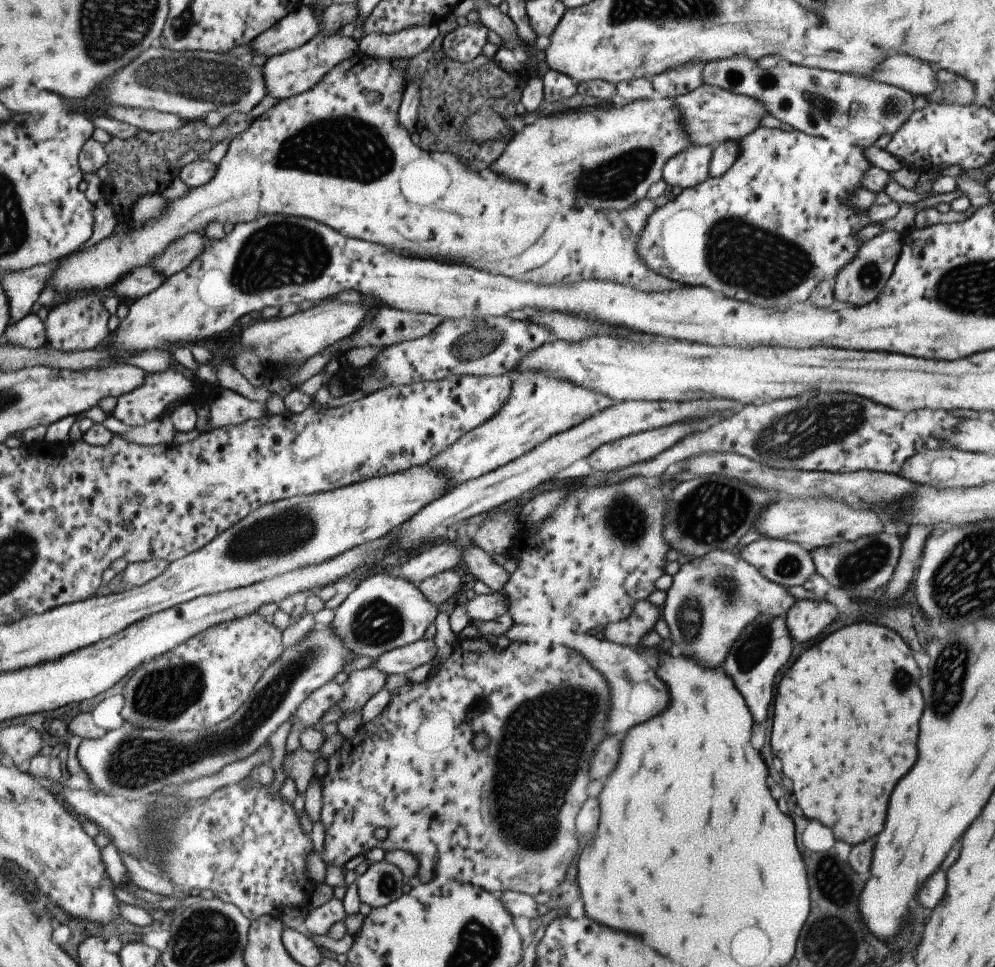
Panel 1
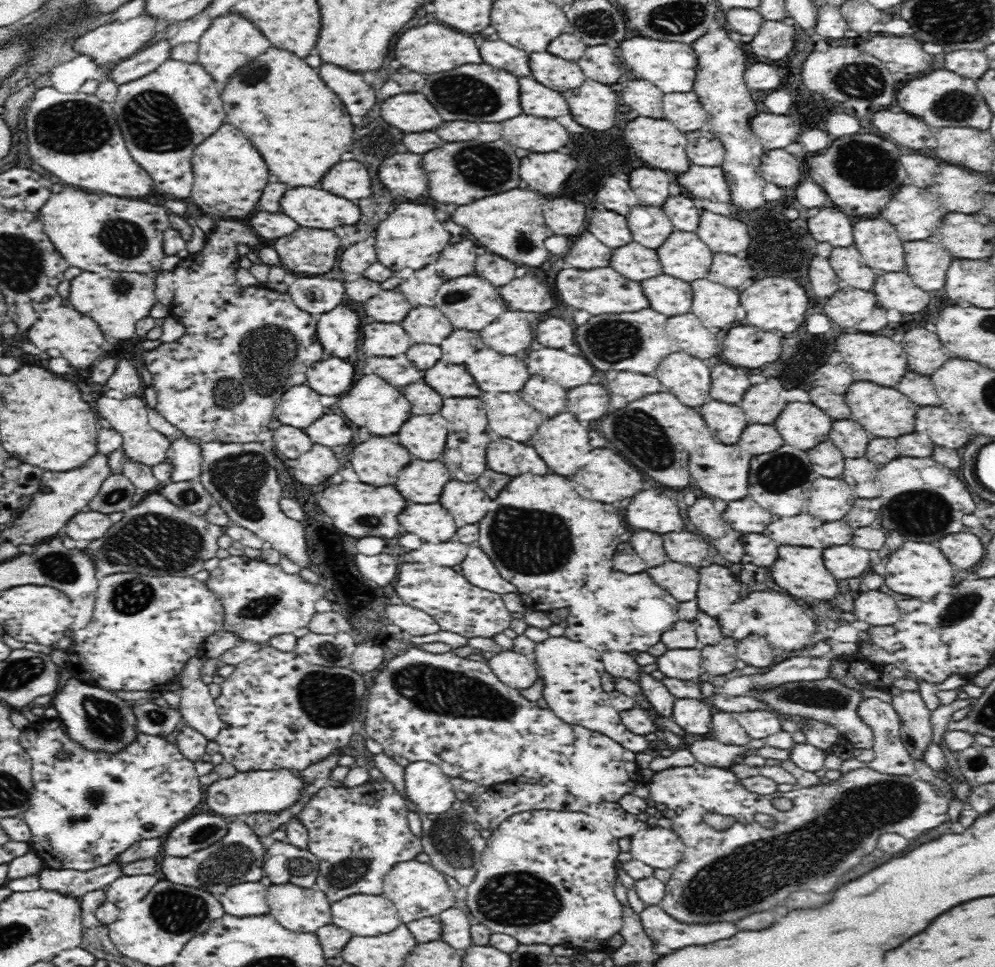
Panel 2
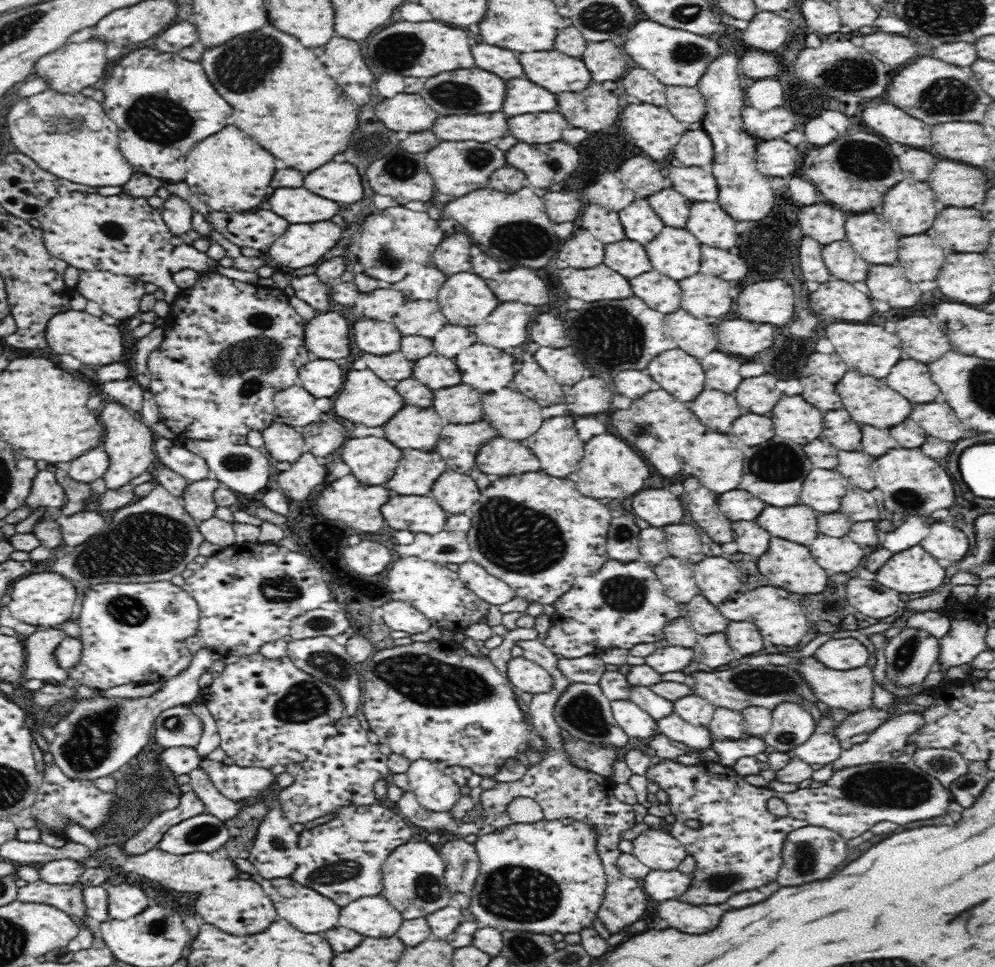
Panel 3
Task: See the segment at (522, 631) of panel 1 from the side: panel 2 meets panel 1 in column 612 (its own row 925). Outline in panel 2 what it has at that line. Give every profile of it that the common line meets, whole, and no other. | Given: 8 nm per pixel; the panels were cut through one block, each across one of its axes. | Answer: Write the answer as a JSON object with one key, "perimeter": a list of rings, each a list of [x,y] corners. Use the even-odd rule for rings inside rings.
{"perimeter":[[[660,904],[646,905],[639,915],[645,931],[653,942],[664,944],[672,950],[692,944],[710,944],[716,940],[730,938],[738,932],[738,928],[732,922],[714,922],[714,924],[680,922],[672,918]]]}

